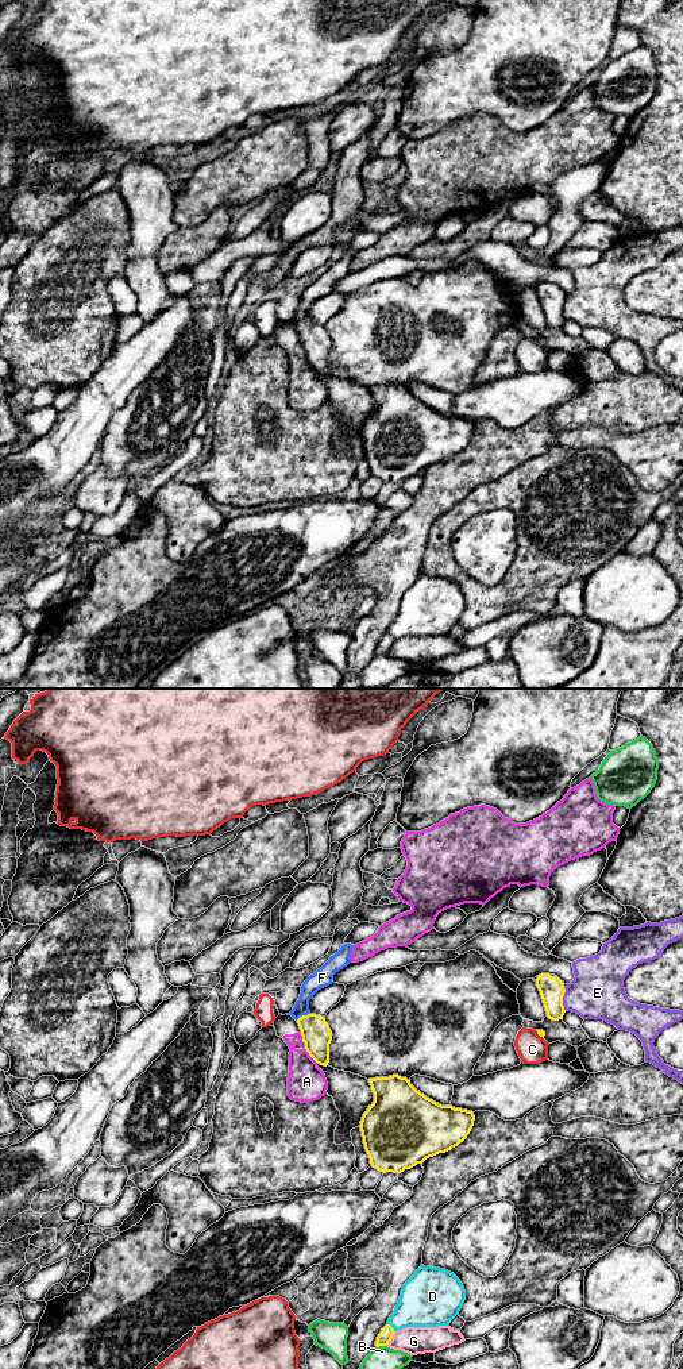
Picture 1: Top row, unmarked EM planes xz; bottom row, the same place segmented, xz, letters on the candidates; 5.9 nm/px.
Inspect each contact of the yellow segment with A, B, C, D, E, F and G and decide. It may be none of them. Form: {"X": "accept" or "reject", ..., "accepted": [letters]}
{"A": "reject", "B": "reject", "C": "reject", "D": "reject", "E": "reject", "F": "accept", "G": "reject", "accepted": ["F"]}

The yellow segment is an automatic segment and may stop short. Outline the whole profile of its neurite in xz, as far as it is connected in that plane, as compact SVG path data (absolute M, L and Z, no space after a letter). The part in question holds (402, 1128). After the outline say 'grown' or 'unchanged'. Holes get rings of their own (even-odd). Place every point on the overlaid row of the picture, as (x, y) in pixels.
M393 1075L368 1083L374 1102L359 1127L371 1166L383 1173L401 1173L451 1150L474 1126L472 1111L433 1102L406 1077Z; unchanged

